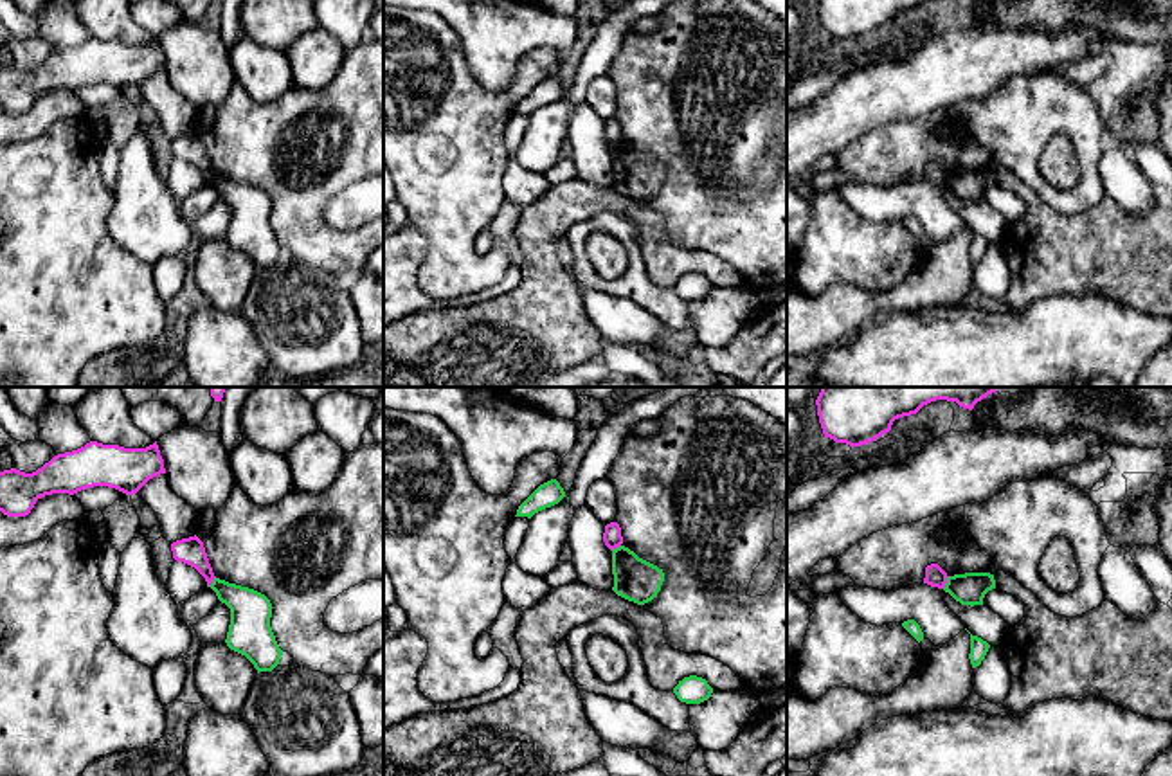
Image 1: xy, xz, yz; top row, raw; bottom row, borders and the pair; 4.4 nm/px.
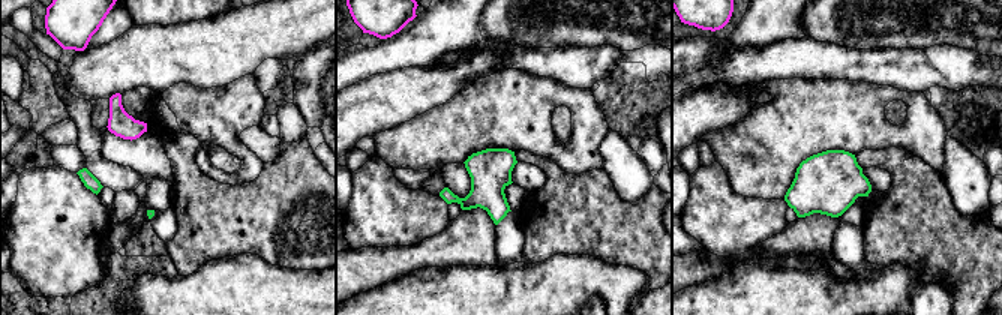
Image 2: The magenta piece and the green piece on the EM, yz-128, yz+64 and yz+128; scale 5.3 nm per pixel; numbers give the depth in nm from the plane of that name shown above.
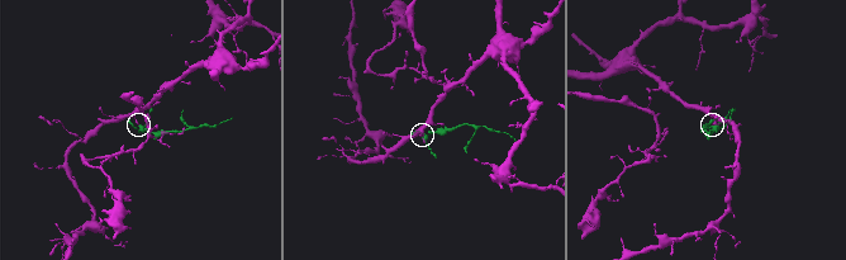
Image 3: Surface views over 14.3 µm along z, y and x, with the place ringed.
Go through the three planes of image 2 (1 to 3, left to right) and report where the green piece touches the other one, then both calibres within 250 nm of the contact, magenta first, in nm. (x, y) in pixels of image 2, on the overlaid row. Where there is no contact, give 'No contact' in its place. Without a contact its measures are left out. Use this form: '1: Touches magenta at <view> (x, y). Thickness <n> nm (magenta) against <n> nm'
1: No contact
2: No contact
3: No contact

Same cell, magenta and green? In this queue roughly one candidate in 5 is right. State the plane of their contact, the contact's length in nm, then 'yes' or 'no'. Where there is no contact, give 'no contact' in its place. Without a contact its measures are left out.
meets magenta in yz; contact 70 nm long; no

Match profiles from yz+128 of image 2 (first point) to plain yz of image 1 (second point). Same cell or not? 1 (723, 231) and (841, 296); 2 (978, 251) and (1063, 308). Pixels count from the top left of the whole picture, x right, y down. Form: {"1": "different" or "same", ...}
{"1": "different", "2": "different"}

